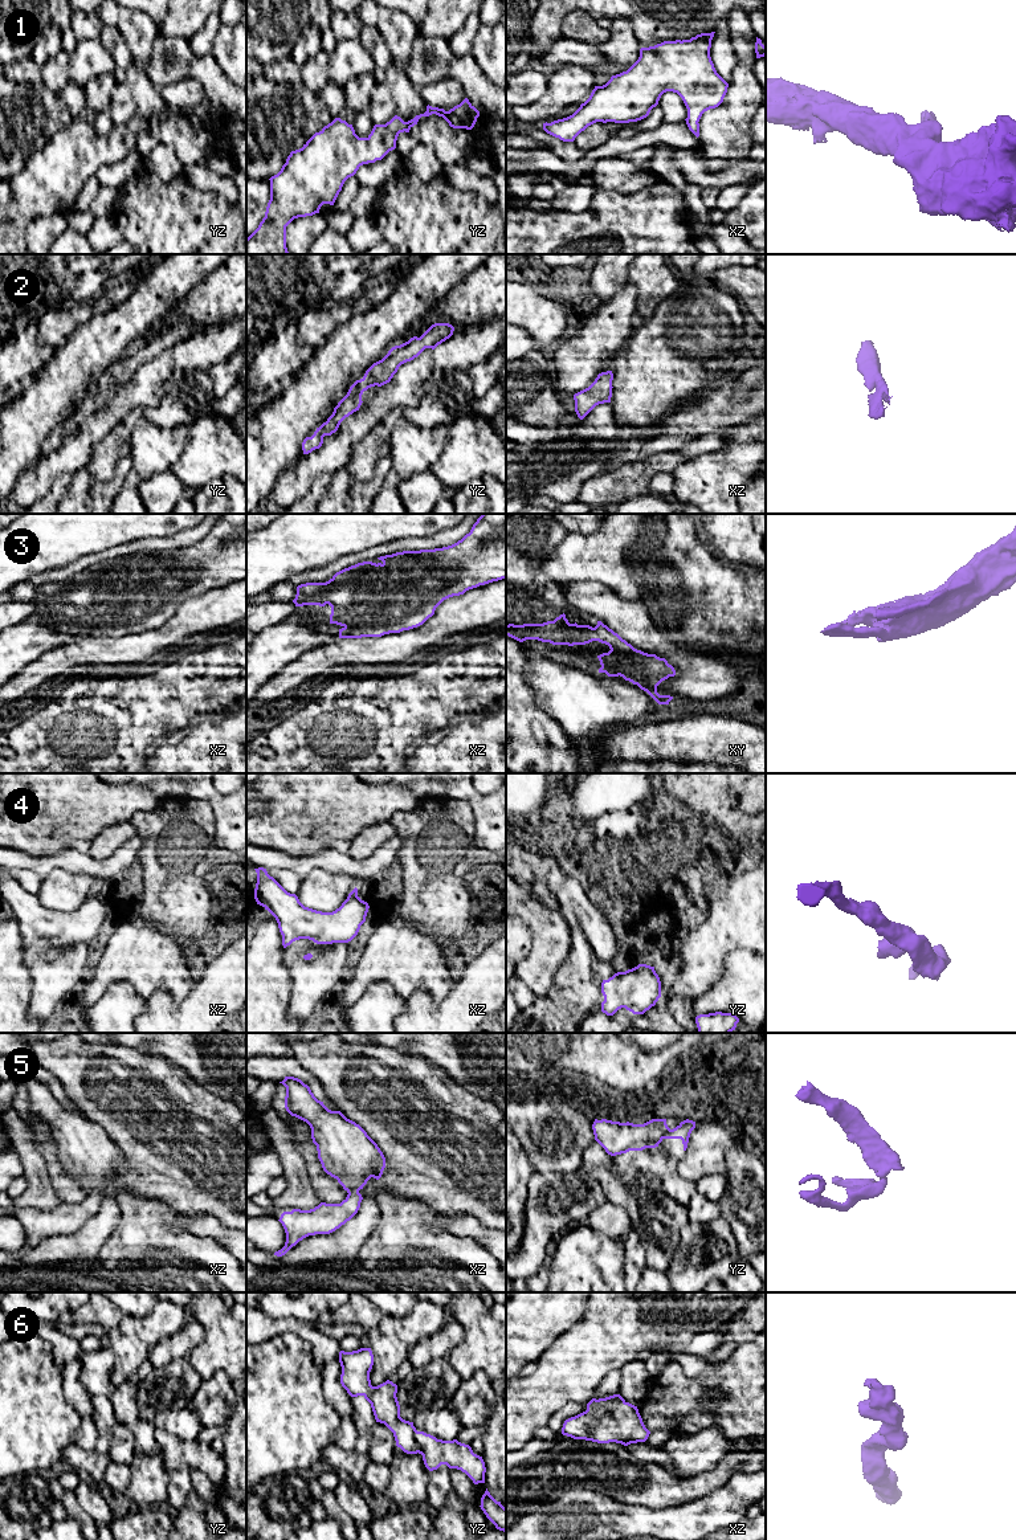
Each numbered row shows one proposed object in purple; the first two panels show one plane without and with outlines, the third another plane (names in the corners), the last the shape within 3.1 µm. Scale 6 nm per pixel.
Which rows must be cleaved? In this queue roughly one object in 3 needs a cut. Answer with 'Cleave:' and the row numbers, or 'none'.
Cleave: 5

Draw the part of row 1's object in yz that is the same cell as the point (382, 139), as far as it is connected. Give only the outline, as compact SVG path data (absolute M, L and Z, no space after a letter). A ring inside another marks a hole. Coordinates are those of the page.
M465 98L449 111L428 105L424 114L416 115L408 122L395 115L385 124L375 124L367 138L359 138L352 124L340 118L335 118L319 132L315 132L302 148L291 151L281 171L269 179L270 200L265 217L258 228L246 238L246 254L289 254L286 248L286 226L294 218L319 213L323 204L334 205L344 181L354 176L360 166L381 160L389 151L396 148L400 132L409 132L421 117L432 114L442 117L453 128L466 130L472 130L480 117L480 111Z

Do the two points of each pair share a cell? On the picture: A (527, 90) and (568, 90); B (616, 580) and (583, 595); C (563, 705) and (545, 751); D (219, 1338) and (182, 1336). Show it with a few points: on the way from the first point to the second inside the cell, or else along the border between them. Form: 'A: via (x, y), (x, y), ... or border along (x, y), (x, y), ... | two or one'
A: border along (549, 76), (546, 90), (537, 99), (519, 105) | two
B: border along (574, 580), (599, 580), (620, 596), (632, 600) | two
C: border along (537, 698), (537, 702), (574, 740) | two
D: border along (190, 1315), (202, 1326), (203, 1339), (187, 1357) | two

